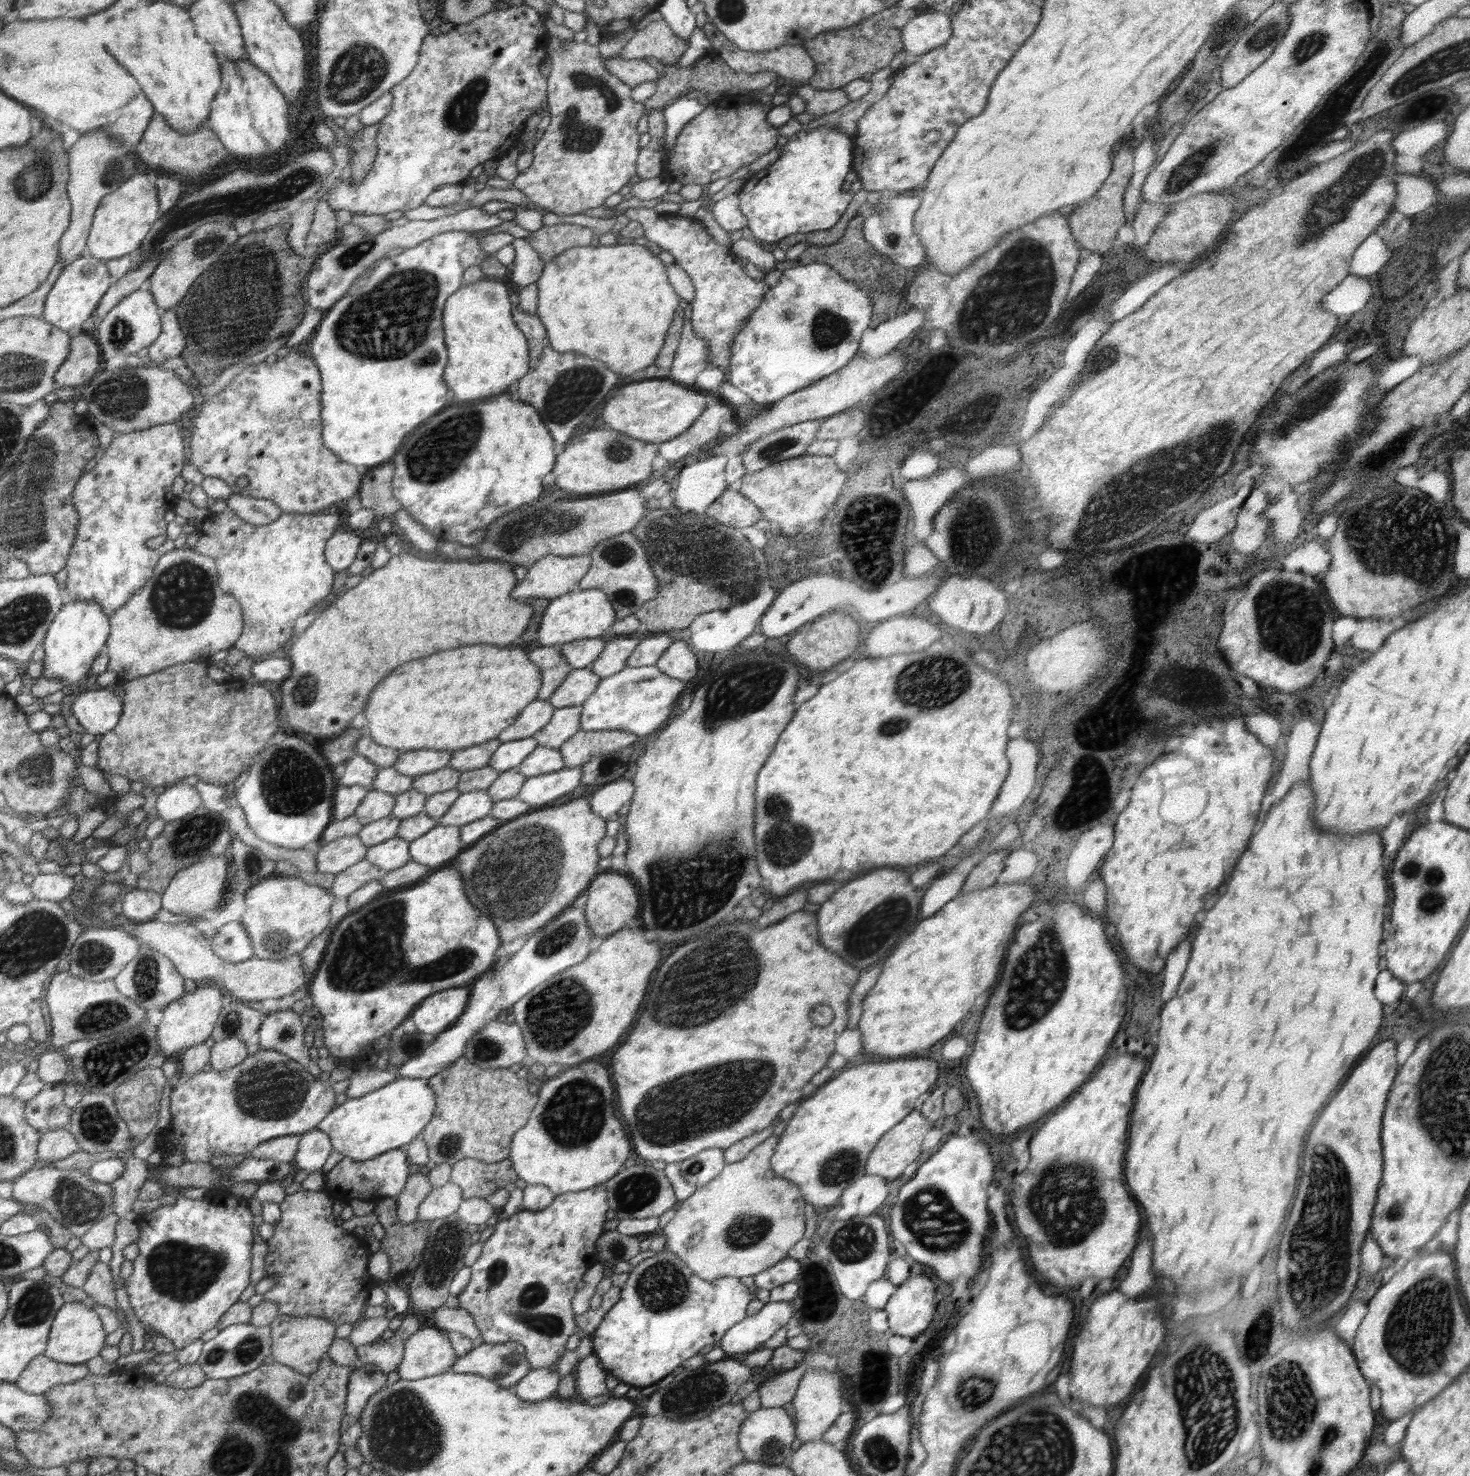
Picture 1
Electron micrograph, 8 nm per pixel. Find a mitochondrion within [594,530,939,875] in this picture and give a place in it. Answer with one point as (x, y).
(741, 689)

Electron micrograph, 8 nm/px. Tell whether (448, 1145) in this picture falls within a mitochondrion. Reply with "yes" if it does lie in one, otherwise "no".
yes

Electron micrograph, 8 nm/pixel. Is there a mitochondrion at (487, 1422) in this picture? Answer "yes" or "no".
no

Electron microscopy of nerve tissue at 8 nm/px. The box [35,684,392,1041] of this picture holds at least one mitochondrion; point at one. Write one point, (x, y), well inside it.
(292, 782)

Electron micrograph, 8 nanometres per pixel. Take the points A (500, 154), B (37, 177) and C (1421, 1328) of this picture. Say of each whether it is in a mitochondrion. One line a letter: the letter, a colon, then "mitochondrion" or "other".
A: other
B: mitochondrion
C: mitochondrion

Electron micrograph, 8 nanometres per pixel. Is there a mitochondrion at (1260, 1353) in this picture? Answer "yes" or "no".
yes

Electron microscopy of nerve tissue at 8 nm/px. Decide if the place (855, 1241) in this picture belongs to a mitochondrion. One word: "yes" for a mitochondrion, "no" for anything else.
yes

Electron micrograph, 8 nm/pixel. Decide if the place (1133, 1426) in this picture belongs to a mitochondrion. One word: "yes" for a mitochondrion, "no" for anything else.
no

